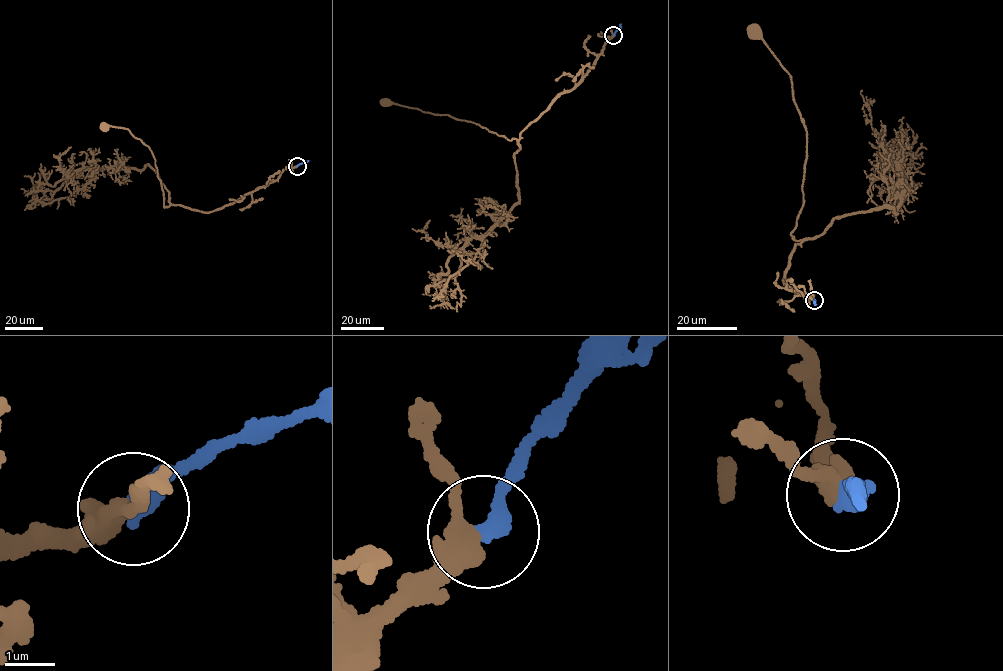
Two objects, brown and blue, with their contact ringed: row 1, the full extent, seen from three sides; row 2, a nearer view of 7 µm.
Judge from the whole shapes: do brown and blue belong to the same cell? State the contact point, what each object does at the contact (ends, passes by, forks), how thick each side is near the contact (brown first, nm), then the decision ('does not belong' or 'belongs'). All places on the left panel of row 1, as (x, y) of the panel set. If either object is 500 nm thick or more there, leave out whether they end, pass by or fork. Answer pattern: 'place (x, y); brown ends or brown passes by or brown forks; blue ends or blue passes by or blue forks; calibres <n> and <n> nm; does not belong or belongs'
place (297, 166); brown passes by; blue ends; calibres 360 and 420 nm; belongs

